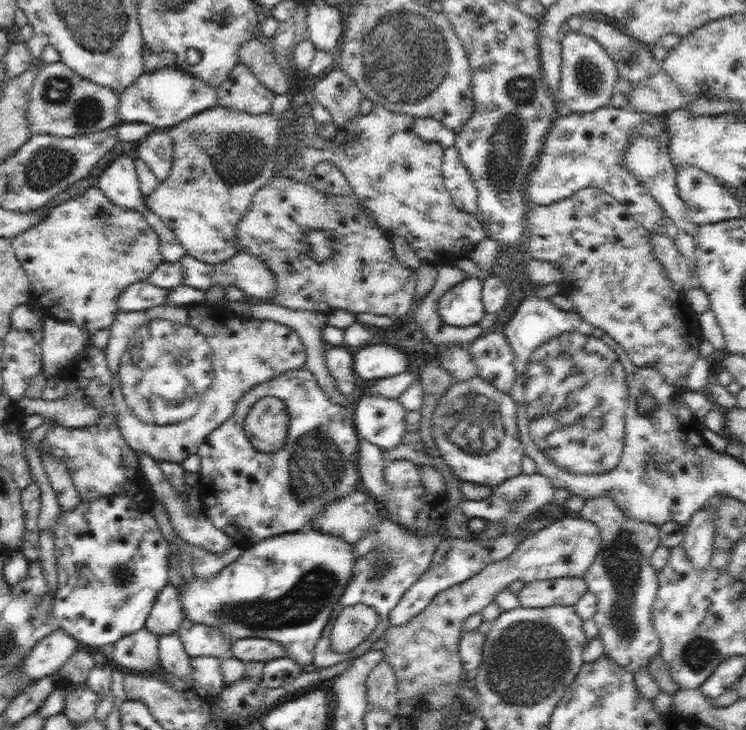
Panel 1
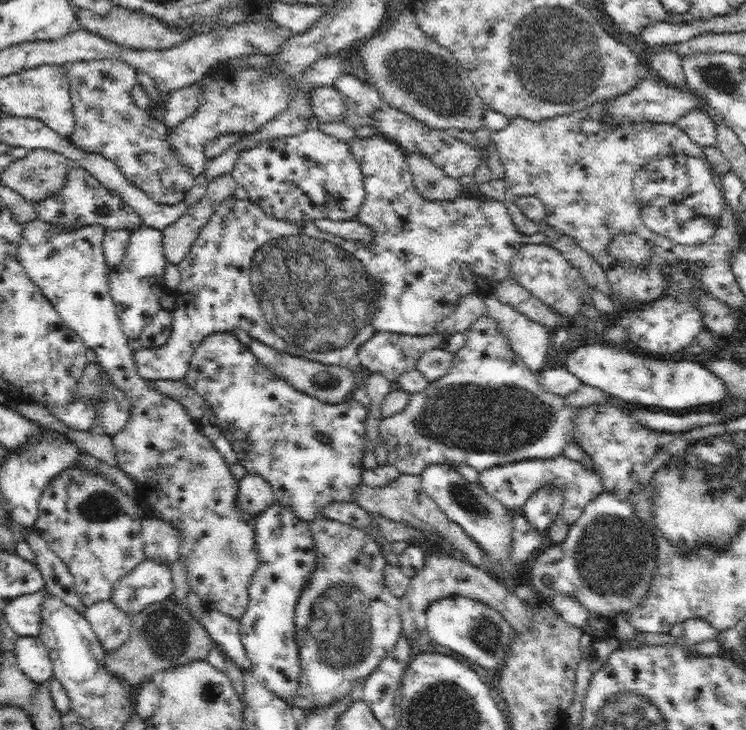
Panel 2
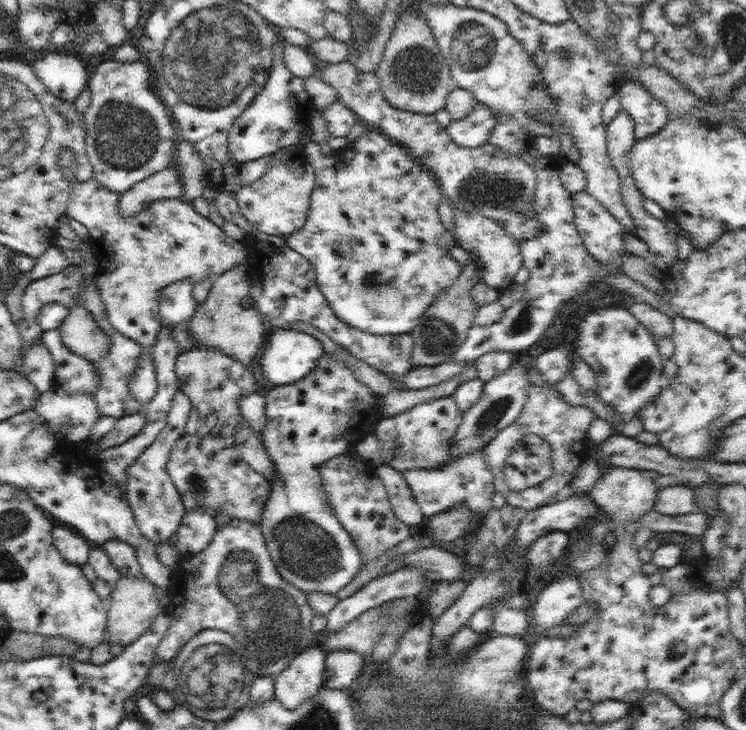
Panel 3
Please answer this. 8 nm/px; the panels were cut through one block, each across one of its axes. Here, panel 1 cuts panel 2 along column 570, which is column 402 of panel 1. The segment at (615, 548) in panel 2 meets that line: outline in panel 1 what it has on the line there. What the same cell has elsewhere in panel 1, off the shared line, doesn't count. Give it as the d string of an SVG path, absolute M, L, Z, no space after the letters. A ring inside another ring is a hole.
M386 515L376 518L376 522L368 529L370 534L366 534L360 542L354 545L354 568L350 582L345 588L344 594L337 602L332 616L326 624L322 636L318 639L314 649L313 664L318 668L330 668L338 662L357 659L366 654L374 646L379 638L385 636L386 629L390 627L390 612L400 602L401 596L426 572L431 566L433 554L436 553L438 545L442 543L446 535L434 534L434 536L418 536L409 528L392 522ZM362 603L370 606L379 617L376 628L366 637L366 640L346 654L340 654L331 647L330 626L334 625L340 612L346 606L354 606Z

